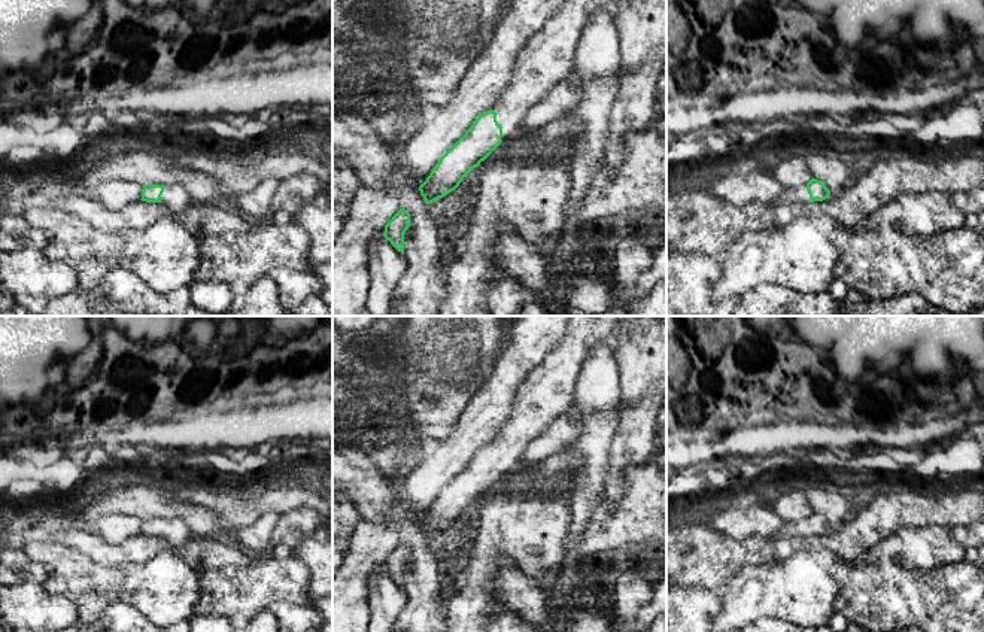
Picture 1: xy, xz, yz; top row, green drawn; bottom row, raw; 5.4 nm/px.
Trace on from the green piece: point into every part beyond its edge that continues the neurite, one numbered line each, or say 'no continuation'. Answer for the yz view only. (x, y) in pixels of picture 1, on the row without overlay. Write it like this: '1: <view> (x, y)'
1: yz (796, 528)

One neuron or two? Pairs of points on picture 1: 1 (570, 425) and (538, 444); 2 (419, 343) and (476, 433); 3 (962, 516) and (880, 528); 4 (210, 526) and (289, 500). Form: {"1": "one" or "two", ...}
{"1": "one", "2": "two", "3": "one", "4": "two"}

